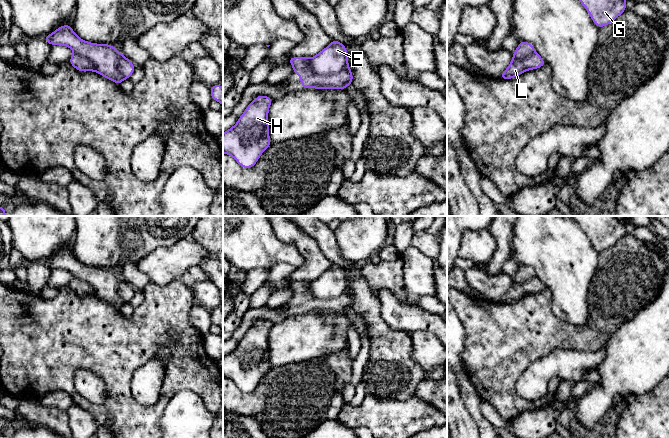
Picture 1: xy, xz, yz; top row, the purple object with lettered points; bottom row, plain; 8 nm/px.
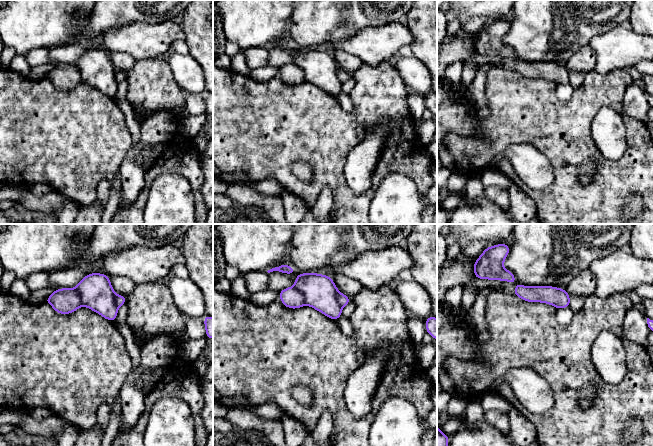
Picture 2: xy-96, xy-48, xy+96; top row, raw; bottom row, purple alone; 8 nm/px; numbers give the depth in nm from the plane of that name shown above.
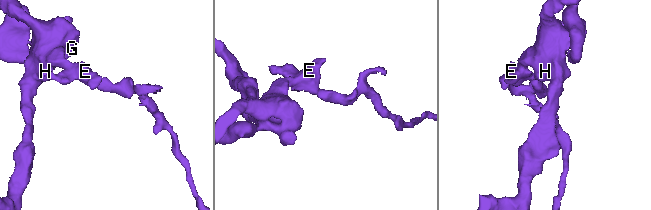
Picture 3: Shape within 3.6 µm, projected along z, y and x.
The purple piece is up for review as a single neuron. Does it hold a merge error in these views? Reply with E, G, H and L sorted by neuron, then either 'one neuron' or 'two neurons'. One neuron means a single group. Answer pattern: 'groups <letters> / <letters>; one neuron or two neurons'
groups E G H / L; two neurons

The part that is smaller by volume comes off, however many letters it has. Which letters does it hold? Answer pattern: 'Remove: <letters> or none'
Remove: L

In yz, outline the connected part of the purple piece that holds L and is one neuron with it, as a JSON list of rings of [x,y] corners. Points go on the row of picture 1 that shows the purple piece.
[[[536,52],[525,59],[513,59],[506,70],[500,75],[500,79],[508,80],[521,75],[523,72],[543,67],[546,62]]]

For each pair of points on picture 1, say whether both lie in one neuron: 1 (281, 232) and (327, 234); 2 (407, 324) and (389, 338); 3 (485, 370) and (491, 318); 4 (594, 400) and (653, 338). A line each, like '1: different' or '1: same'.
1: different
2: different
3: same
4: same

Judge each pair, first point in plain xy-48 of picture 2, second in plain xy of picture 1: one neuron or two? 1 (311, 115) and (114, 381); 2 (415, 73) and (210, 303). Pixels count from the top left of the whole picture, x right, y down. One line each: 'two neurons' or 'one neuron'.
1: one neuron
2: one neuron

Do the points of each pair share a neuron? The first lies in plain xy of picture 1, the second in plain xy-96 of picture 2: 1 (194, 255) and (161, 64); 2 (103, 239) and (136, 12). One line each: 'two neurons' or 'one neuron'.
1: two neurons
2: one neuron

